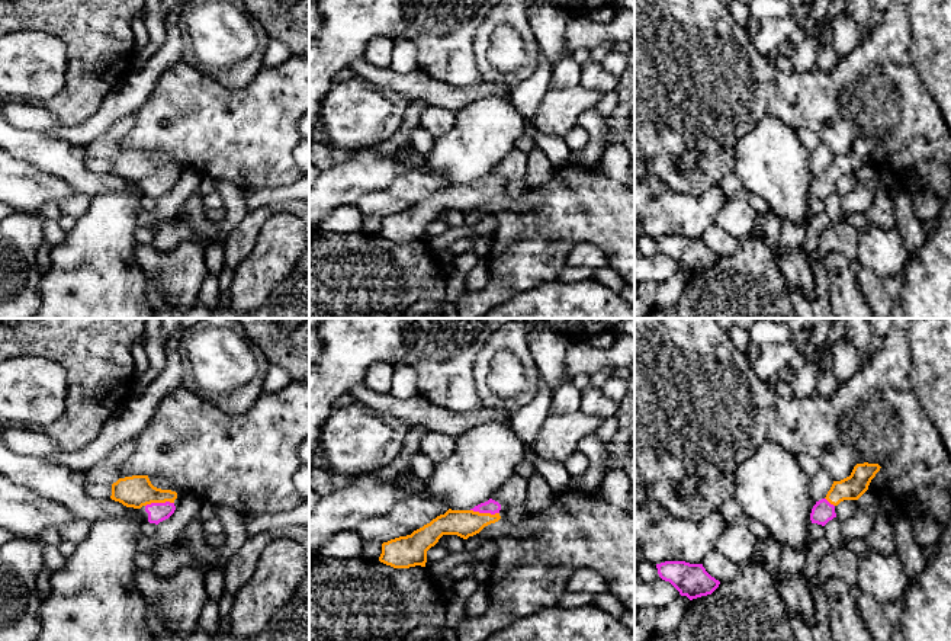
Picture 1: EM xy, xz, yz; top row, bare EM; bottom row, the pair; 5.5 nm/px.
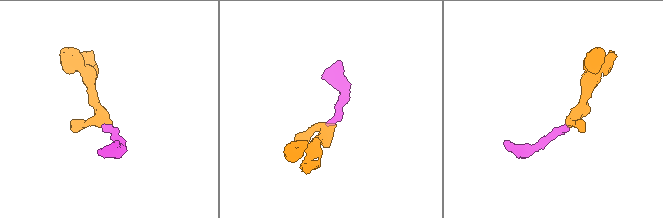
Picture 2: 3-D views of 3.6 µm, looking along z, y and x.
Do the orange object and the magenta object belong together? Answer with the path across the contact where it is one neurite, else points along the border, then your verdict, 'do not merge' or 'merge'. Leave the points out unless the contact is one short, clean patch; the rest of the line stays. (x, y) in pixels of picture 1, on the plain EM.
way xy (135, 166), (141, 166), (158, 176), (157, 186); merge

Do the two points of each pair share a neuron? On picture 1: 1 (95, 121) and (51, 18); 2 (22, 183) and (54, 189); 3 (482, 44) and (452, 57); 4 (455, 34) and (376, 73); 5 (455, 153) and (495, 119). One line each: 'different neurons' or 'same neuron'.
1: different neurons
2: same neuron
3: different neurons
4: different neurons
5: same neuron

